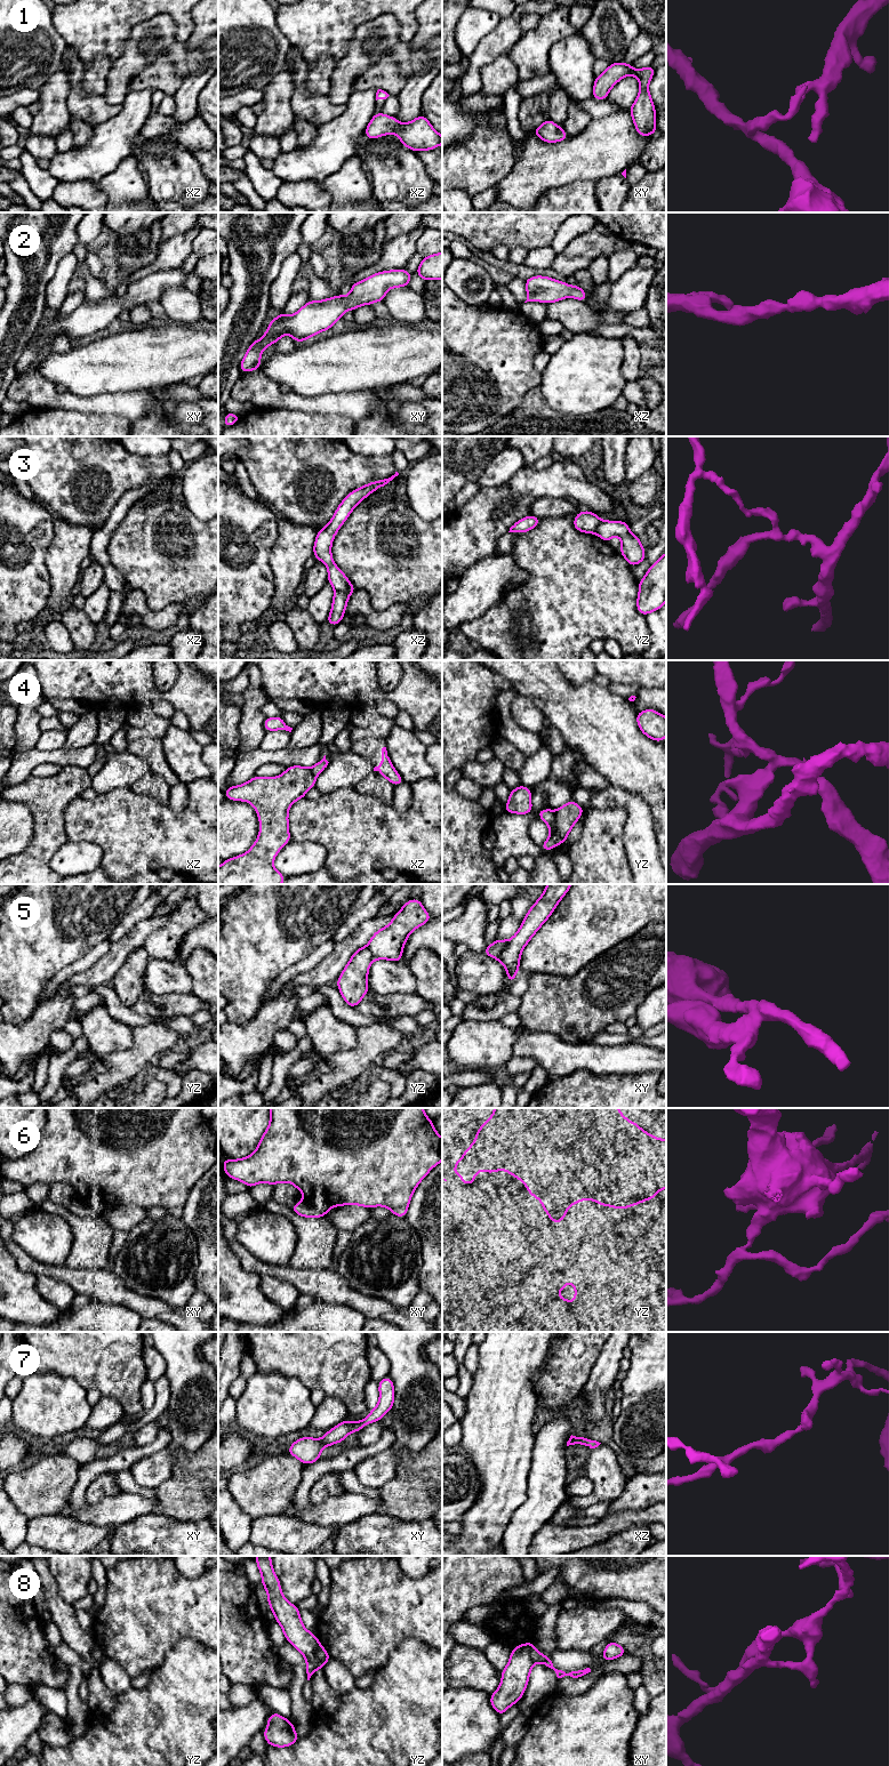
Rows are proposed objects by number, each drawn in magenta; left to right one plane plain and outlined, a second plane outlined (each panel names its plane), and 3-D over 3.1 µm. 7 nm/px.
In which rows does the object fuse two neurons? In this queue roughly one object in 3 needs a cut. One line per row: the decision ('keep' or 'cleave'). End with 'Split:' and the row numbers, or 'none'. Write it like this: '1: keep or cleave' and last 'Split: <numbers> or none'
1: keep
2: keep
3: cleave
4: cleave
5: cleave
6: cleave
7: keep
8: cleave
Split: 3, 4, 5, 6, 8

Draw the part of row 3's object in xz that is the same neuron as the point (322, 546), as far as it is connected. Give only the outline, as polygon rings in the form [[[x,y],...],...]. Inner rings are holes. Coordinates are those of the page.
[[[395,472],[395,474],[389,479],[373,481],[350,492],[339,504],[329,523],[318,531],[313,546],[313,555],[317,557],[317,560],[320,560],[327,565],[328,583],[333,586],[335,592],[343,592],[351,595],[357,591],[345,573],[335,564],[333,560],[331,544],[335,535],[341,529],[342,524],[347,520],[350,513],[361,501],[363,501],[368,495],[373,493],[378,488],[384,487],[398,475],[399,473]]]

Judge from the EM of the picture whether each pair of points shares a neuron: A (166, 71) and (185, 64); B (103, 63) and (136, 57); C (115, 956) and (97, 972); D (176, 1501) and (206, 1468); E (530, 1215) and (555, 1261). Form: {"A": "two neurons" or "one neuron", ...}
{"A": "one neuron", "B": "two neurons", "C": "one neuron", "D": "one neuron", "E": "one neuron"}

